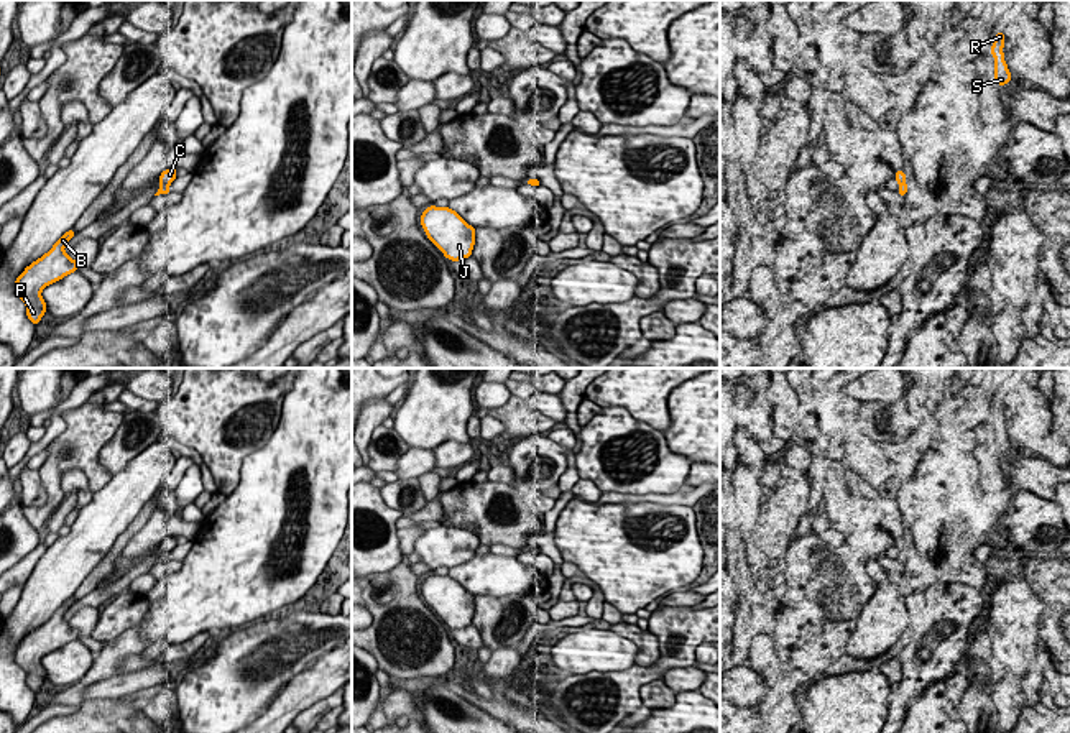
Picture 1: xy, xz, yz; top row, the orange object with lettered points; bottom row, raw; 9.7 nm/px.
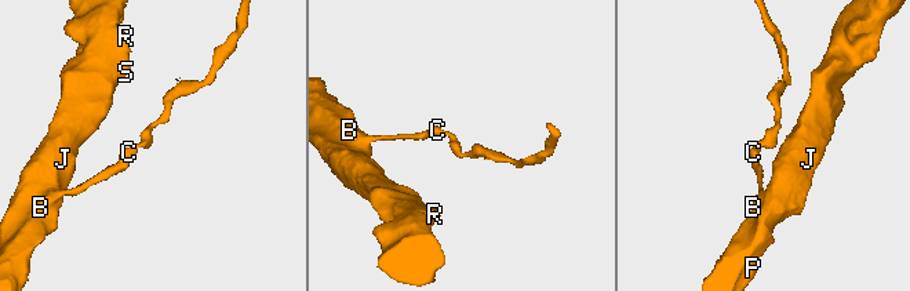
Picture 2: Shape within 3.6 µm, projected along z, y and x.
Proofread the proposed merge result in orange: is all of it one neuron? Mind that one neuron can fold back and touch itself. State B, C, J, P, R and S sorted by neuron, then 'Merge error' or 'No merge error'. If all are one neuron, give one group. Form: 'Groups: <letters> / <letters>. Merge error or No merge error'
Groups: B J P R S / C. Merge error

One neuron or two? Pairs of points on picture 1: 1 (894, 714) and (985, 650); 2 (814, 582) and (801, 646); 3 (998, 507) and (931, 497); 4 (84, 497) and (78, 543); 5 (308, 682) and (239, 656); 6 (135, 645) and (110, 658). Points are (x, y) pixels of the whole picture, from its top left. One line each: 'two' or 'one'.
1: two
2: one
3: one
4: two
5: two
6: one

